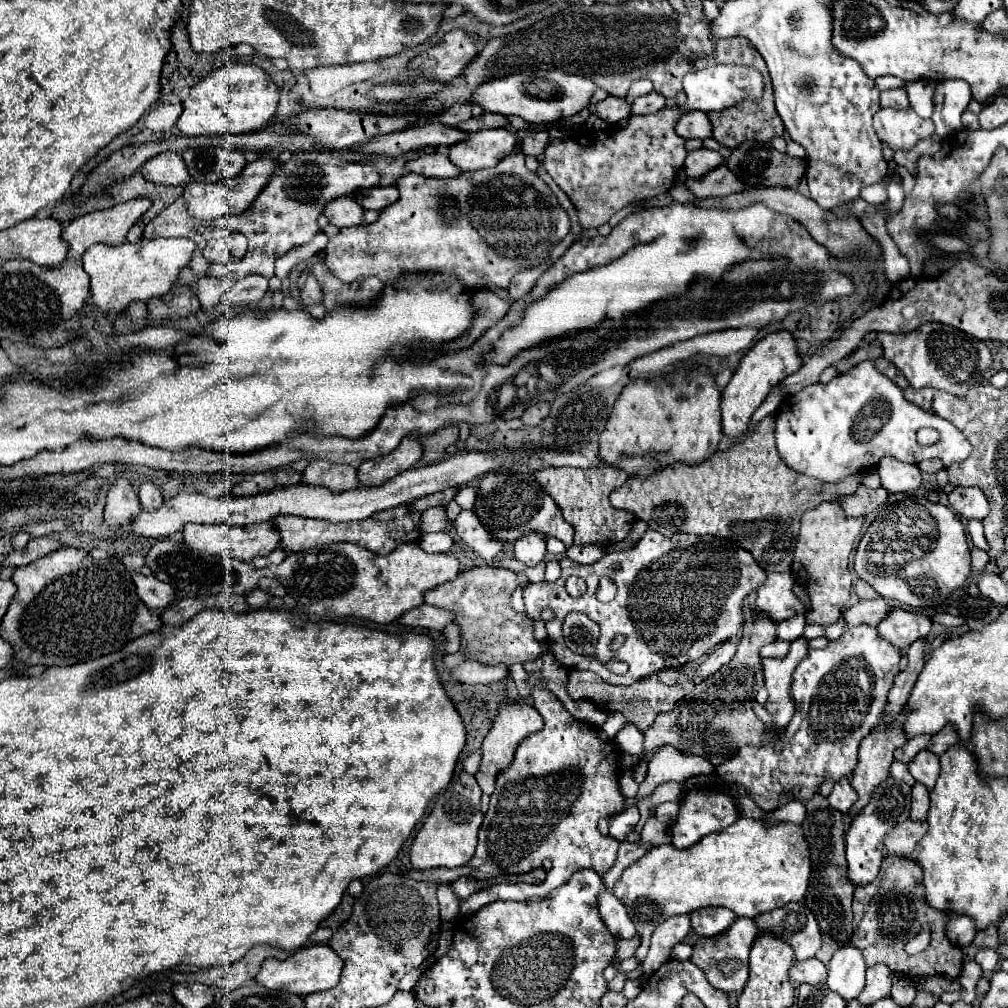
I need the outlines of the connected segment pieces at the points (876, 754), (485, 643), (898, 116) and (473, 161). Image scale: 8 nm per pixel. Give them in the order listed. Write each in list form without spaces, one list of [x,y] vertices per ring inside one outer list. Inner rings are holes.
[[[901,712],[899,718],[897,718],[893,724],[881,722],[881,724],[863,740],[863,744],[861,744],[861,748],[859,748],[859,764],[857,764],[855,772],[851,774],[851,786],[855,788],[855,792],[857,792],[857,796],[859,796],[857,802],[851,806],[851,812],[849,812],[851,818],[857,816],[857,812],[861,812],[861,810],[869,804],[869,798],[871,798],[873,790],[889,776],[889,768],[891,768],[891,764],[893,764],[893,752],[895,752],[895,748],[899,748],[899,744],[905,744],[905,740],[907,740],[907,738],[905,738],[905,732],[903,732],[903,728],[901,728],[903,718],[905,718],[905,712]]]
[[[477,566],[461,572],[455,580],[425,592],[425,602],[453,614],[453,624],[461,630],[461,654],[465,660],[483,662],[487,666],[531,662],[541,654],[541,644],[533,638],[529,616],[517,614],[511,608],[511,594],[519,586],[515,572],[493,566]]]
[[[881,108],[873,116],[873,128],[891,150],[911,150],[921,138],[929,138],[935,132],[933,122],[919,118],[911,108]]]
[[[505,128],[471,132],[469,140],[449,146],[449,160],[463,172],[491,168],[515,150],[515,134]]]

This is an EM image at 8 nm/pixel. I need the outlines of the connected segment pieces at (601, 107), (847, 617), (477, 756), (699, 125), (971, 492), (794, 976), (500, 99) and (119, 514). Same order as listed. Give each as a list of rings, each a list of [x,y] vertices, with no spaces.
[[[609,96],[607,100],[599,102],[597,106],[591,104],[589,110],[597,112],[605,122],[611,122],[611,124],[631,116],[631,104],[627,100],[623,100],[623,98],[615,98],[615,96]]]
[[[875,598],[875,600],[859,600],[857,604],[853,604],[851,608],[847,608],[843,612],[843,620],[847,624],[847,628],[859,626],[859,624],[867,624],[867,626],[877,626],[883,616],[887,614],[891,606],[883,600],[883,598]]]
[[[473,750],[465,760],[463,760],[463,768],[469,772],[469,774],[475,774],[479,770],[479,764],[481,764],[481,752],[479,750]]]
[[[689,112],[689,114],[683,114],[675,126],[677,134],[683,136],[683,138],[711,138],[711,122],[709,122],[709,116],[703,114],[703,112]]]
[[[957,486],[949,492],[949,506],[965,518],[979,518],[983,520],[989,514],[989,502],[979,488],[965,488]]]
[[[817,958],[805,962],[793,962],[789,978],[791,982],[797,984],[823,984],[827,980],[827,966]]]
[[[539,70],[537,74],[511,74],[505,78],[489,80],[481,84],[473,94],[471,100],[473,104],[479,104],[483,110],[493,112],[493,114],[503,114],[503,116],[521,116],[527,122],[557,122],[561,118],[577,114],[581,108],[585,108],[595,92],[595,84],[583,76],[573,76],[563,70]]]
[[[117,480],[109,494],[105,506],[105,522],[109,528],[125,528],[141,510],[137,494],[127,480]]]

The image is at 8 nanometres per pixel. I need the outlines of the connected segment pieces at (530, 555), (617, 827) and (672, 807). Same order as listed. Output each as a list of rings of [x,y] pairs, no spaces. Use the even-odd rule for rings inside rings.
[[[527,534],[513,544],[515,560],[523,562],[525,566],[537,566],[545,558],[545,538],[539,534]]]
[[[631,806],[629,810],[623,810],[623,812],[619,812],[619,814],[615,814],[611,818],[609,836],[619,840],[619,842],[623,842],[633,832],[637,822],[639,822],[639,810],[637,810],[637,806]]]
[[[663,802],[663,804],[657,806],[655,816],[657,816],[657,820],[661,820],[663,824],[671,826],[671,824],[675,822],[677,812],[679,812],[679,804],[677,802]]]

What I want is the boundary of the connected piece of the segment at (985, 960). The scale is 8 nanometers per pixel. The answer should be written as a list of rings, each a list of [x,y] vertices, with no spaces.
[[[979,950],[975,962],[981,966],[983,972],[995,972],[999,968],[999,954],[995,950]]]

